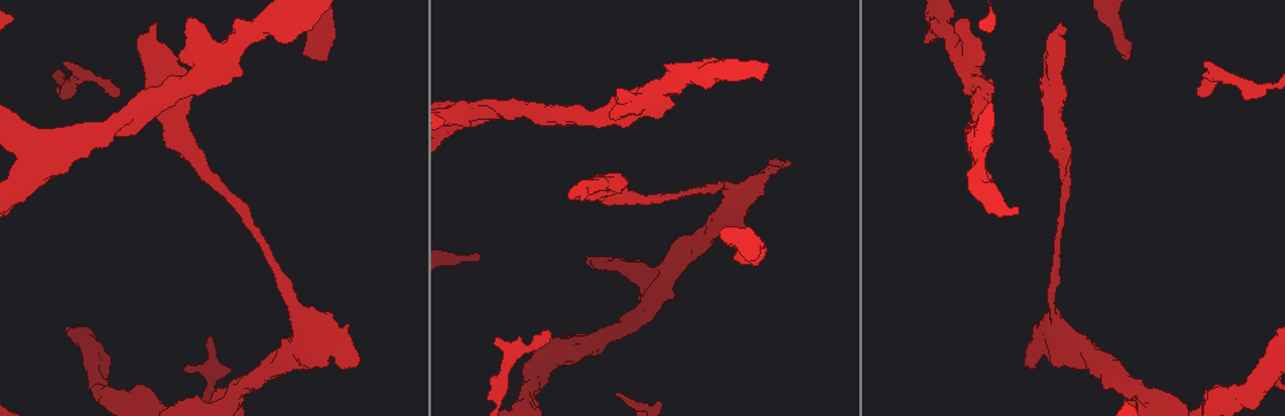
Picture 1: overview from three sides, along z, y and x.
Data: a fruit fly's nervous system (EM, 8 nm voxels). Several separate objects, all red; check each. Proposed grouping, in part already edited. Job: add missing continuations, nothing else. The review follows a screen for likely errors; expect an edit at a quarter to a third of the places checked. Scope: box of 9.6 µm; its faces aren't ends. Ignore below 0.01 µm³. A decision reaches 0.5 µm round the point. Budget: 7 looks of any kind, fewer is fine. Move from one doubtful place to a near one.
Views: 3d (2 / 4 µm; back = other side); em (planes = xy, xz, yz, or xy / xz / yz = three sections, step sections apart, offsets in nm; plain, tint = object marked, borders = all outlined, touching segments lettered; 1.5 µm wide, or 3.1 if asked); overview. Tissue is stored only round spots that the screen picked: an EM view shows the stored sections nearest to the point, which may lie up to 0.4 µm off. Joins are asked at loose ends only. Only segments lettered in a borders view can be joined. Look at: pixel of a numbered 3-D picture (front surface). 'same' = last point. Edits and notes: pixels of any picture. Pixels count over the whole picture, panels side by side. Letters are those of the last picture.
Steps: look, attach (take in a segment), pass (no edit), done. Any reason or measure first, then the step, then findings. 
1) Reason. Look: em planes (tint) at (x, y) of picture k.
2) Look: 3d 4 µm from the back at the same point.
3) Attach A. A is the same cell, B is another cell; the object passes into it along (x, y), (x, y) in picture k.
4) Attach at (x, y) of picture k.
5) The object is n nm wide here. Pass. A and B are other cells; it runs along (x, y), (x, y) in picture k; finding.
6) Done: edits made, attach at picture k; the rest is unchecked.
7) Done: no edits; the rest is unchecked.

Thick end. Look: em xy step 4 (tint) at (713, 60) of picture 1.

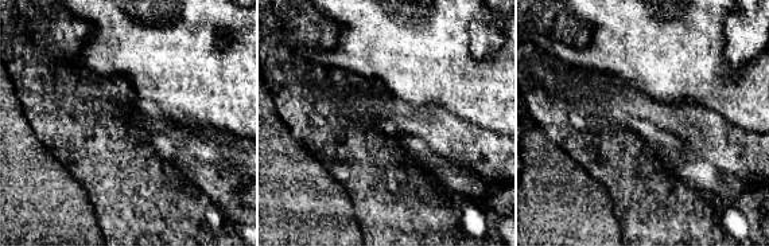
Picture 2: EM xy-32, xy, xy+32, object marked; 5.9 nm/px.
Cut it another way. Look: em planes (borders) at the same point.

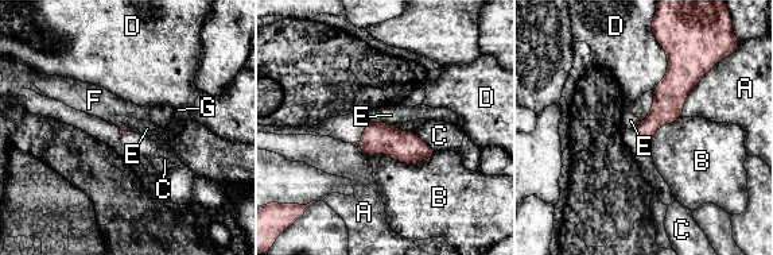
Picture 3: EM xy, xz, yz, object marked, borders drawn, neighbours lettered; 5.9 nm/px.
Pass. A, B, C, D, E, F and G are other cells; a border runs along (653, 91), (652, 108), (640, 122) in picture 3; no lettered segment goes on from it.

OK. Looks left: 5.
End of a long branch. Look: em planes (tint) at (1129, 57) of picture 1.

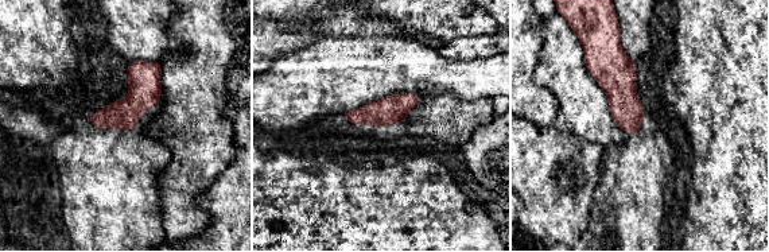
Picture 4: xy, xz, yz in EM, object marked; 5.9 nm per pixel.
Look: em planes (borders) at the same point.

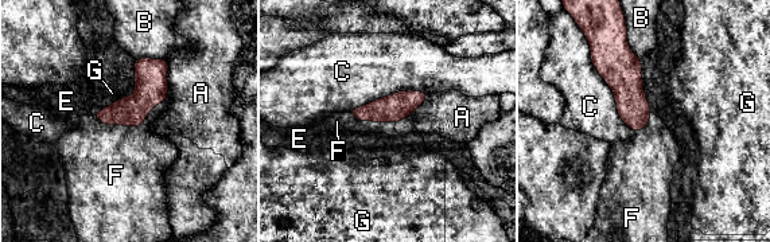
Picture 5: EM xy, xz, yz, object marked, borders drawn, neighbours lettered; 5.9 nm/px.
Attach F. F is the same cell, A, B, C, E and G are other cells; the object passes into it along (131, 110), (119, 124), (115, 166) in picture 5; the neuron continues.

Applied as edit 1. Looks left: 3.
Free end. Look: em xy step 8 (tint) at (115, 97) of picture 1.

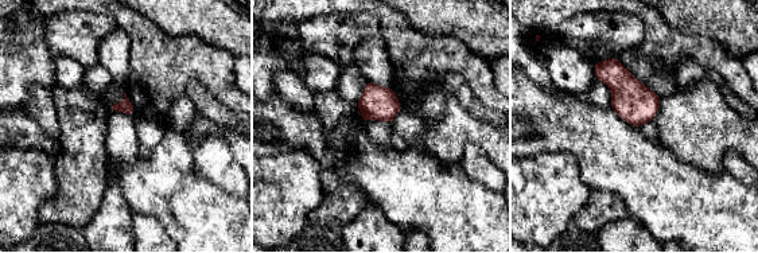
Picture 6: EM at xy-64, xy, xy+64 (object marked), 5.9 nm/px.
Look: em planes (borders) at the same point.

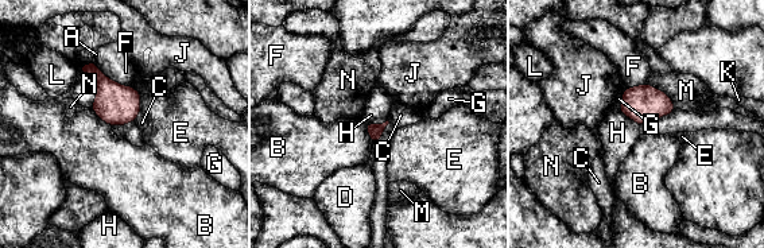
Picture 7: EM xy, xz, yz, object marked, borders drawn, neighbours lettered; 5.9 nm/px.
The longest contact is with F, 240 nm. Pass. A, B, C, D, E, F, G, H, J, K, L, M and N are other cells; no lettered segment goes on from it.

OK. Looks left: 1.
Done: edits made, attach at picture 5; the rest is unchecked.

